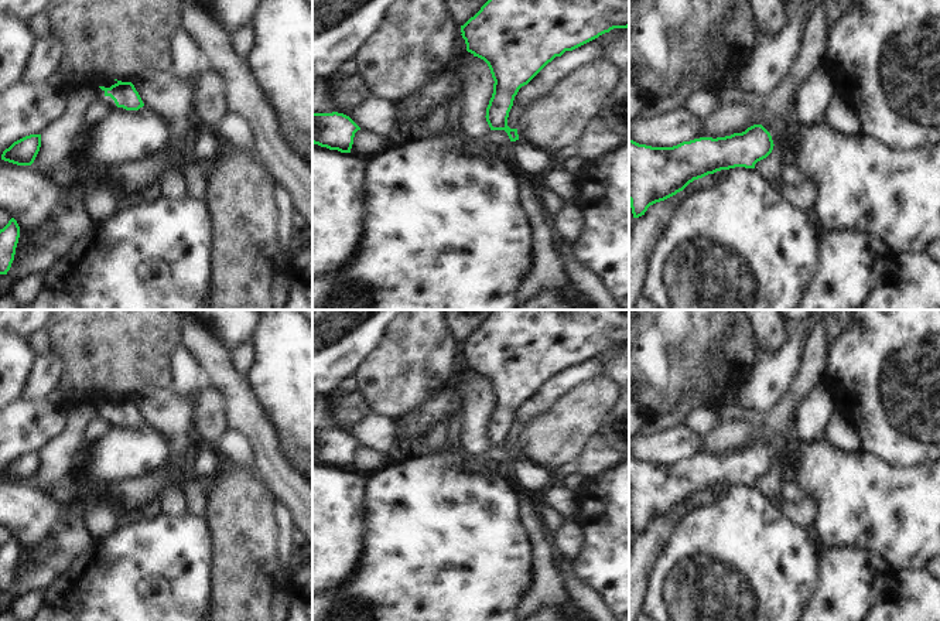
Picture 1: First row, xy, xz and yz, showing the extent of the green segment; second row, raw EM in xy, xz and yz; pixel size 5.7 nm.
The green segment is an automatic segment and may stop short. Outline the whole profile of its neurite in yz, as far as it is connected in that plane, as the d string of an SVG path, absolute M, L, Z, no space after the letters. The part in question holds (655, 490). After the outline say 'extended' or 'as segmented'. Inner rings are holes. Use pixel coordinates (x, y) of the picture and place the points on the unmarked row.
M753 441L725 454L700 454L673 464L629 457L629 518L633 535L683 508L694 497L735 484L755 485L773 467L770 450Z; as segmented

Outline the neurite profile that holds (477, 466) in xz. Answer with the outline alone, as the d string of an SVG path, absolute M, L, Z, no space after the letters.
M472 457L465 460L464 464L465 467L471 468L472 472L482 474L482 475L496 471L495 465L482 463L478 458L472 458Z

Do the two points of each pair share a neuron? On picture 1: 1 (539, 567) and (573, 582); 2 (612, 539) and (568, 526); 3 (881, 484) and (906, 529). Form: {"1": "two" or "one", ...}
{"1": "two", "2": "two", "3": "one"}

